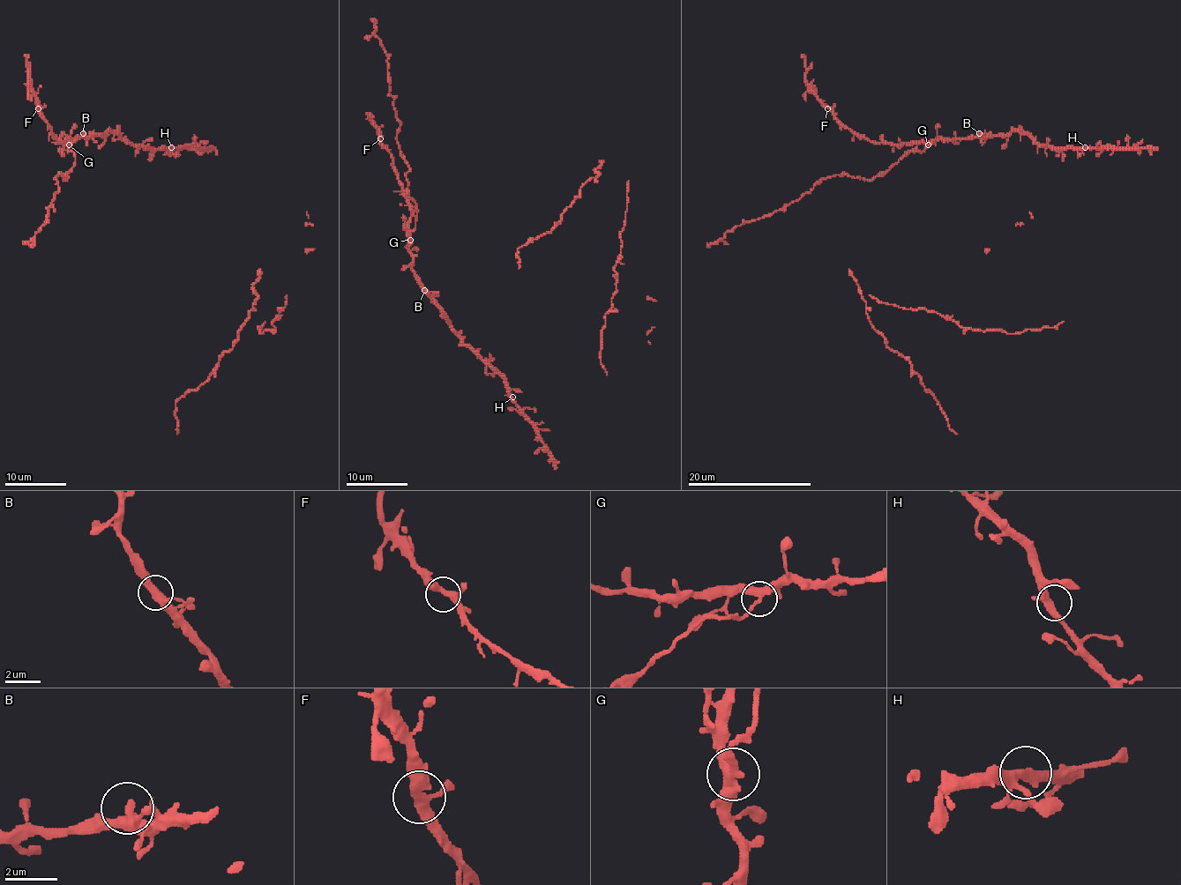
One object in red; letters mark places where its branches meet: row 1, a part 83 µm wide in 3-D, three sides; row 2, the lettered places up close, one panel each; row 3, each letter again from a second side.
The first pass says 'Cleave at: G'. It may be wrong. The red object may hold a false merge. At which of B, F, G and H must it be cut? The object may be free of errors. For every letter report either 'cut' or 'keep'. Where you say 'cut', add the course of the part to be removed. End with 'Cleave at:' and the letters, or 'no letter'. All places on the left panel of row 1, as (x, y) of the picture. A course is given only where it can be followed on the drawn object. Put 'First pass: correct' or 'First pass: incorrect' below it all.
B: keep
F: keep
G: cut; course (69, 145), (75, 164), (66, 179), (55, 178), (58, 190), (30, 247)
H: keep
Cleave at: G
First pass: correct

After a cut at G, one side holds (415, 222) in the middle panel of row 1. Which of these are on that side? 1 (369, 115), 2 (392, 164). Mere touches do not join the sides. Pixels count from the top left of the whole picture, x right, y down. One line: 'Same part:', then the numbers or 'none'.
Same part: none

